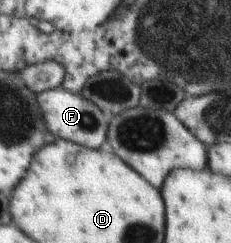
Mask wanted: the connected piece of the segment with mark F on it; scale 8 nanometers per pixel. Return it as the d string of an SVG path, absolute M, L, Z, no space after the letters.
M60 86L36 93L35 98L44 126L50 134L89 149L104 147L107 118L97 110L96 105L80 94L70 94Z

